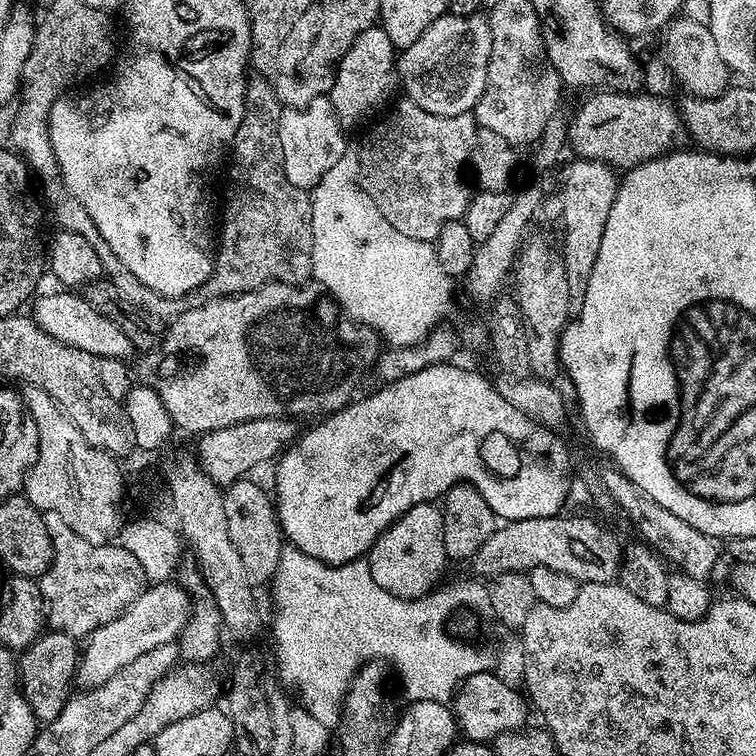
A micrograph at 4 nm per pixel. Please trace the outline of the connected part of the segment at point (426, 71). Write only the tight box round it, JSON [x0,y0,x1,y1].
[398,14,490,116]

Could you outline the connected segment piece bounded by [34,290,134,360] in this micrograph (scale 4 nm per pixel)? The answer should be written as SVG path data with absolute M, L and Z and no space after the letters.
M56 291L60 292L52 292L49 296L37 295L35 297L37 300L34 319L39 328L46 330L46 334L58 338L58 342L62 342L66 346L86 350L91 356L101 360L106 358L128 360L131 357L130 354L133 355L134 349L130 338L126 338L126 334L122 334L120 327L110 317L103 316L101 312L94 310L94 306L86 303L83 295L77 294L75 291Z

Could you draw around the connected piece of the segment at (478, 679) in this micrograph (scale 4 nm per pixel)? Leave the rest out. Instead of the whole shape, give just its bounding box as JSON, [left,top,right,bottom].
[450,671,529,742]

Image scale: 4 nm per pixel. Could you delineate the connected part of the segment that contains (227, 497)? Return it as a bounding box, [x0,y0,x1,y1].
[223,478,286,586]

